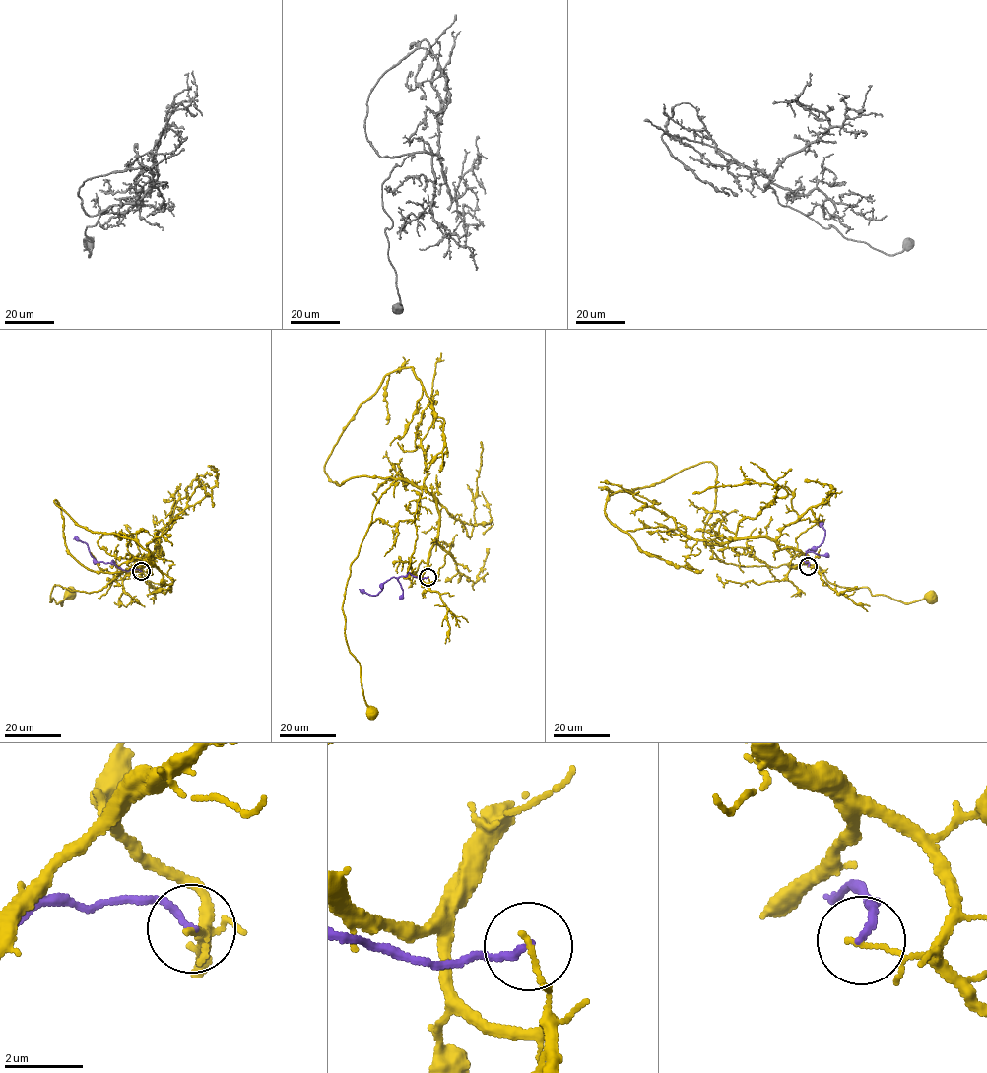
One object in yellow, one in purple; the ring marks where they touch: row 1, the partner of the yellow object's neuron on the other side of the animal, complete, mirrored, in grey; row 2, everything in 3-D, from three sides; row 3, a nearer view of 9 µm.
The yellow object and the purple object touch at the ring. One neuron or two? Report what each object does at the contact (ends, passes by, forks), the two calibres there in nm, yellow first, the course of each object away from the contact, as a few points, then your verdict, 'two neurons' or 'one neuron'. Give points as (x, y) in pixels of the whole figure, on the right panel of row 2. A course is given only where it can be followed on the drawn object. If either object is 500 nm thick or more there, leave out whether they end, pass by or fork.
yellow ends there; purple ends there; 120 nm thick on the yellow side, 180 nm on the other; yellow runs (808, 566), (811, 558), (766, 537), (710, 544), (726, 563), (815, 565), (838, 586), (907, 603), (932, 598); purple runs (808, 566), (809, 563), (802, 560), (806, 551), (819, 547), (824, 535), (819, 523); two neurons

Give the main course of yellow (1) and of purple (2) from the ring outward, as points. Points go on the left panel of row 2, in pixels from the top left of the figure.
1: (142, 571), (135, 563), (159, 547), (97, 592), (55, 585), (49, 601), (62, 605), (70, 594)
2: (141, 571), (122, 570), (111, 563), (97, 562), (85, 542), (74, 538)

